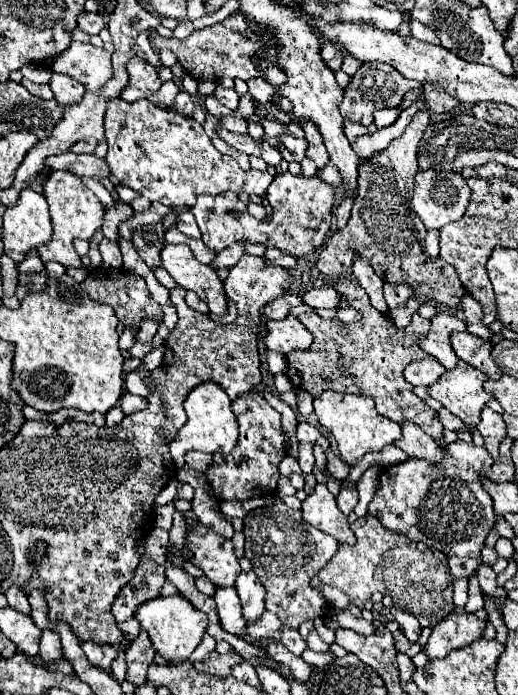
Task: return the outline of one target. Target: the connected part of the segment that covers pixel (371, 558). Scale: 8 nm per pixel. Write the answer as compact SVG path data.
M372 515L356 519L350 529L356 535L356 545L338 547L338 553L318 573L318 579L324 585L338 587L360 609L364 609L364 601L370 599L376 591L390 595L394 607L418 617L420 629L434 627L454 611L452 577L446 567L446 557L440 551L384 529L380 519Z

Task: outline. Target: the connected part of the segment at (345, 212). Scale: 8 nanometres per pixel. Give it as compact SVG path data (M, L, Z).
M344 199L340 205L338 205L338 209L336 209L336 229L344 229L344 225L346 225L346 221L348 221L348 217L350 217L350 207L352 207L352 201L350 199Z

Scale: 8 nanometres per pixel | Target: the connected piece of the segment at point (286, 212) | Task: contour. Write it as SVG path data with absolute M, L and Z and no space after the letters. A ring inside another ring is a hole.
M278 173L270 185L270 205L272 219L259 221L249 214L248 208L237 193L228 191L220 195L198 195L192 213L202 231L202 241L212 251L222 251L232 243L260 243L268 249L280 249L296 259L306 257L316 251L330 229L334 187L326 185L318 177L296 177L292 173Z

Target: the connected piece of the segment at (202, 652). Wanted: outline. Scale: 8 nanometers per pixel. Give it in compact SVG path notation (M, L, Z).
M206 633L204 639L202 639L202 643L200 643L200 647L196 647L196 651L190 655L190 661L192 661L192 663L194 663L194 661L202 661L202 659L208 657L214 649L216 649L216 641L214 641L214 637L210 637L210 635Z

